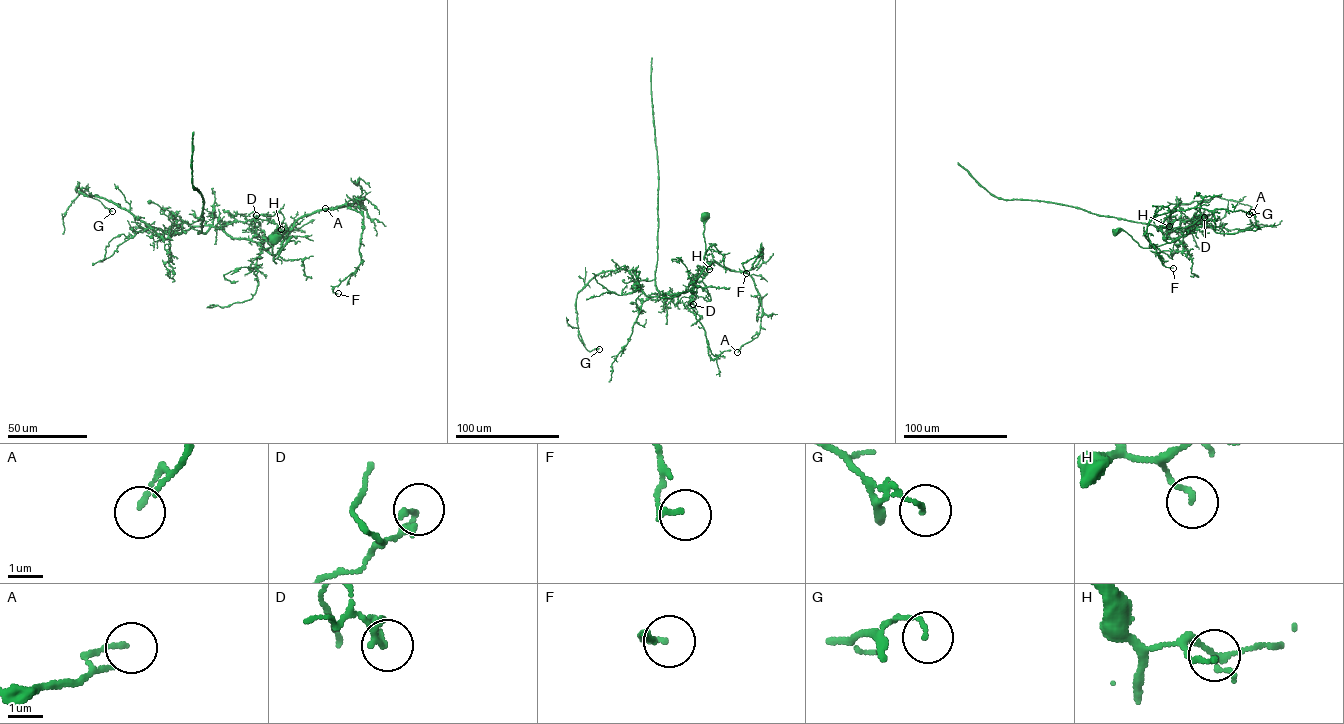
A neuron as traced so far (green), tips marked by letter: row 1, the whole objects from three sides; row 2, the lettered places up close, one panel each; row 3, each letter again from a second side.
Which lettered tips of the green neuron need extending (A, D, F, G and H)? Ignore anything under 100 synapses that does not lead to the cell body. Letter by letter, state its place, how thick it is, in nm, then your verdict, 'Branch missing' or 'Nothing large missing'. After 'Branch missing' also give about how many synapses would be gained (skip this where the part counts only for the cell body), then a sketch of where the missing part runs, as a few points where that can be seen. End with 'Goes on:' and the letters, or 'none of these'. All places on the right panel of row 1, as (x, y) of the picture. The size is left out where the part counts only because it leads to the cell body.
A: Place: (1252, 212). Thickness 130 nm. Nothing large missing
D: Place: (1204, 217). Thickness 140 nm. Nothing large missing
F: Place: (1173, 268). Thickness 150 nm. Nothing large missing
G: Place: (1249, 214). Thickness 110 nm. Nothing large missing
H: Place: (1169, 226). Thickness 130 nm. Nothing large missing
Goes on: none of these

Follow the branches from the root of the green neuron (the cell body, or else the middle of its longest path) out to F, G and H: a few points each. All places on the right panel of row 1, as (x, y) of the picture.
F: (1116, 232), (1124, 230), (1143, 248), (1164, 244), (1170, 210), (1156, 215), (1147, 232), (1163, 265), (1173, 268)
G: (1116, 232), (1143, 248), (1170, 243), (1196, 225), (1175, 232), (1173, 209), (1215, 196), (1251, 206), (1249, 214)
H: (1116, 232), (1124, 230), (1140, 246), (1152, 248), (1166, 242), (1161, 227), (1169, 226)

